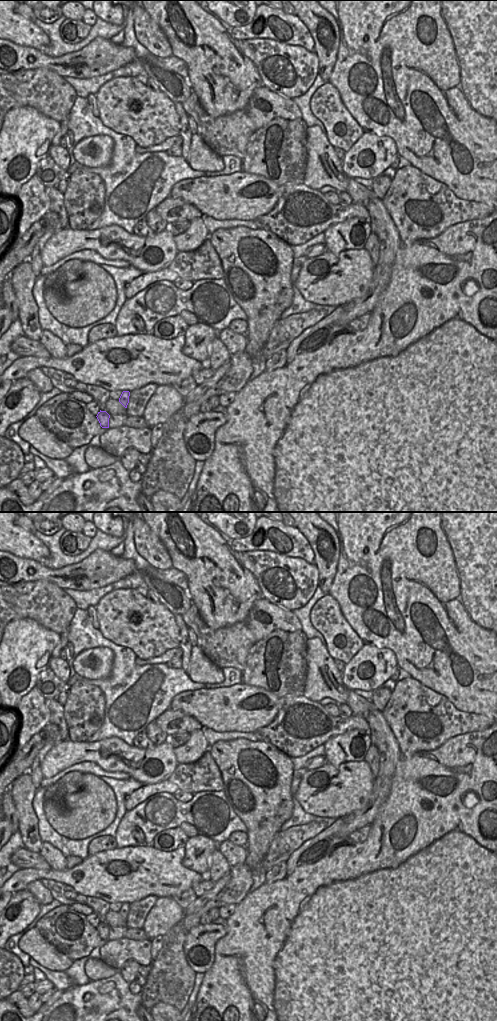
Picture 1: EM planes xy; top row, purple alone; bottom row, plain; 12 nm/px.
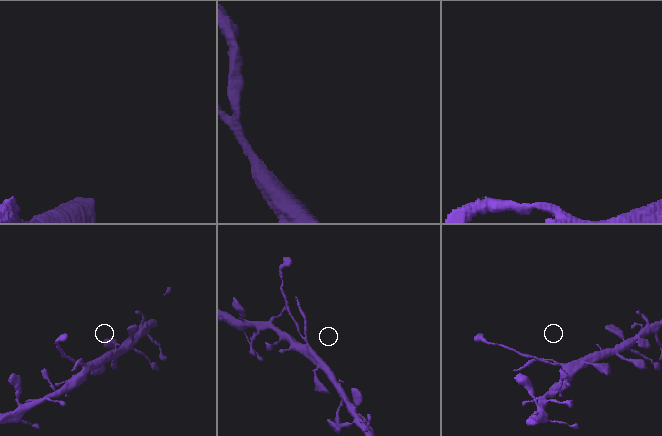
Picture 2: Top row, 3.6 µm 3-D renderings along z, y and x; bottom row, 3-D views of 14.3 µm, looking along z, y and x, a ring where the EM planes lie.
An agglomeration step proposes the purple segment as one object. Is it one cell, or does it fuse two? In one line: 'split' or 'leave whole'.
split

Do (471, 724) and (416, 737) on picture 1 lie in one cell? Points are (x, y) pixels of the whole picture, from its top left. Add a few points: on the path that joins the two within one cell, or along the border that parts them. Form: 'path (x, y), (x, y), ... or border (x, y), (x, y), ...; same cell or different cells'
path (457, 724), (450, 724), (440, 734), (430, 739); same cell

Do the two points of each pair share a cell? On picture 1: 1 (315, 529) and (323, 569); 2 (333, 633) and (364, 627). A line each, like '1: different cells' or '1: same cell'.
1: same cell
2: different cells

